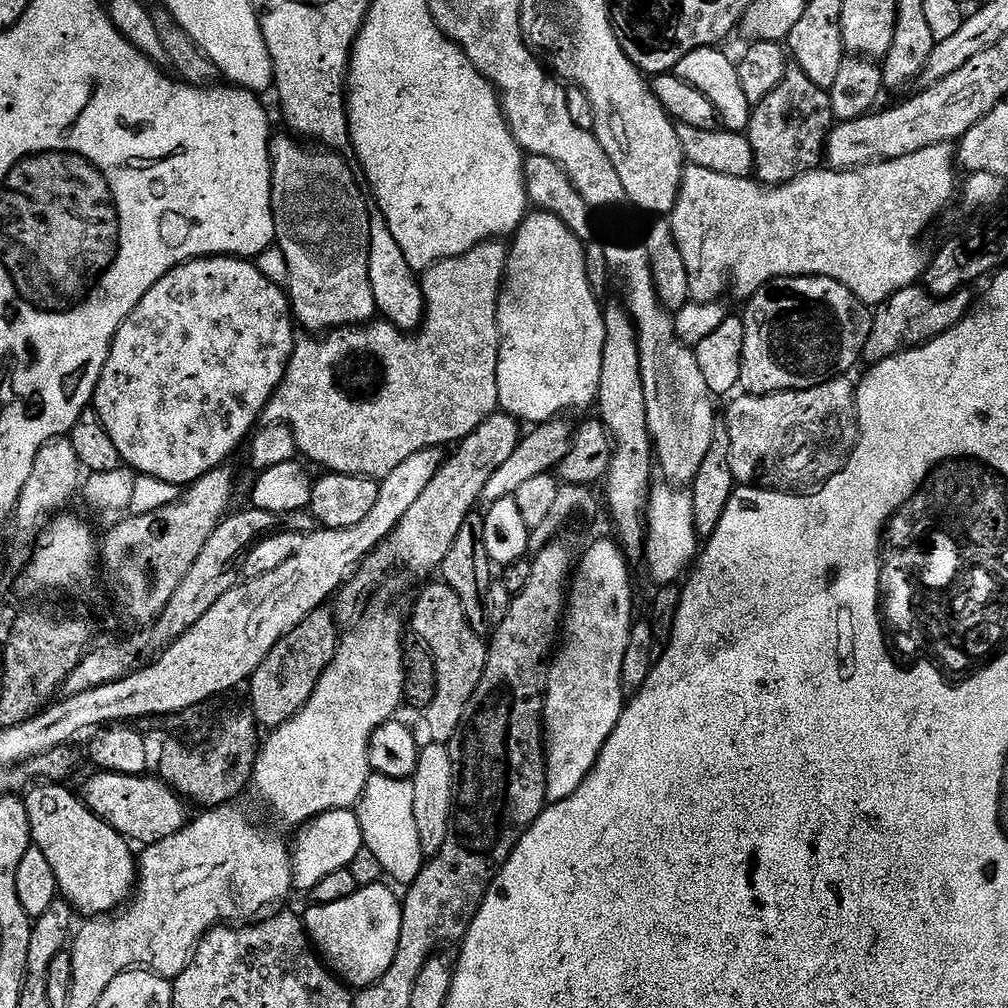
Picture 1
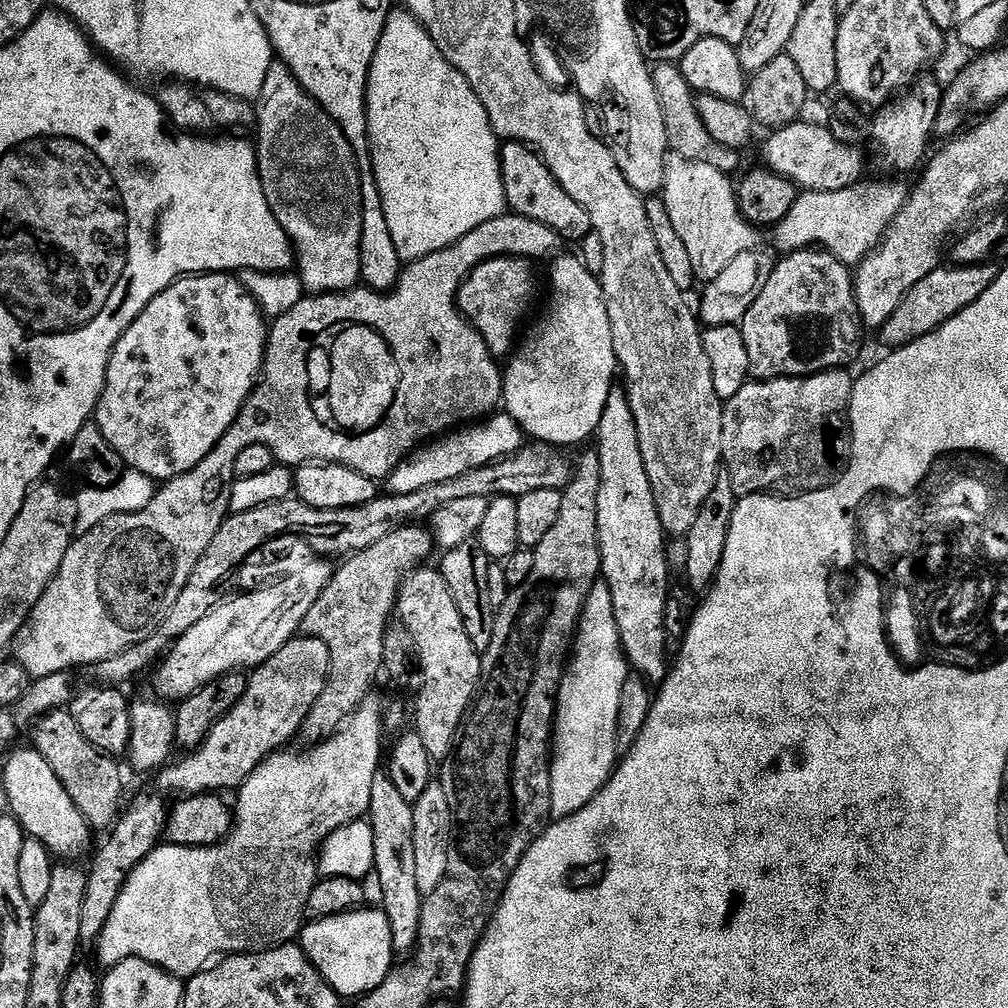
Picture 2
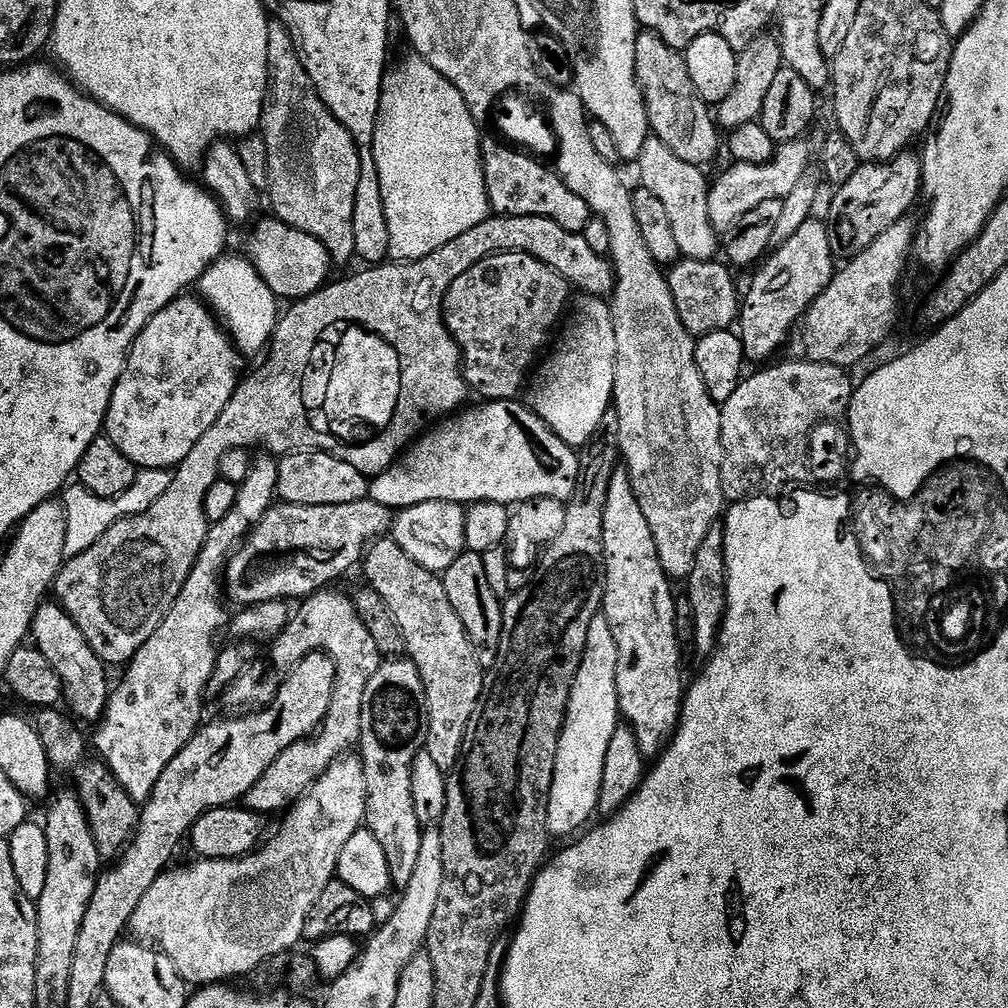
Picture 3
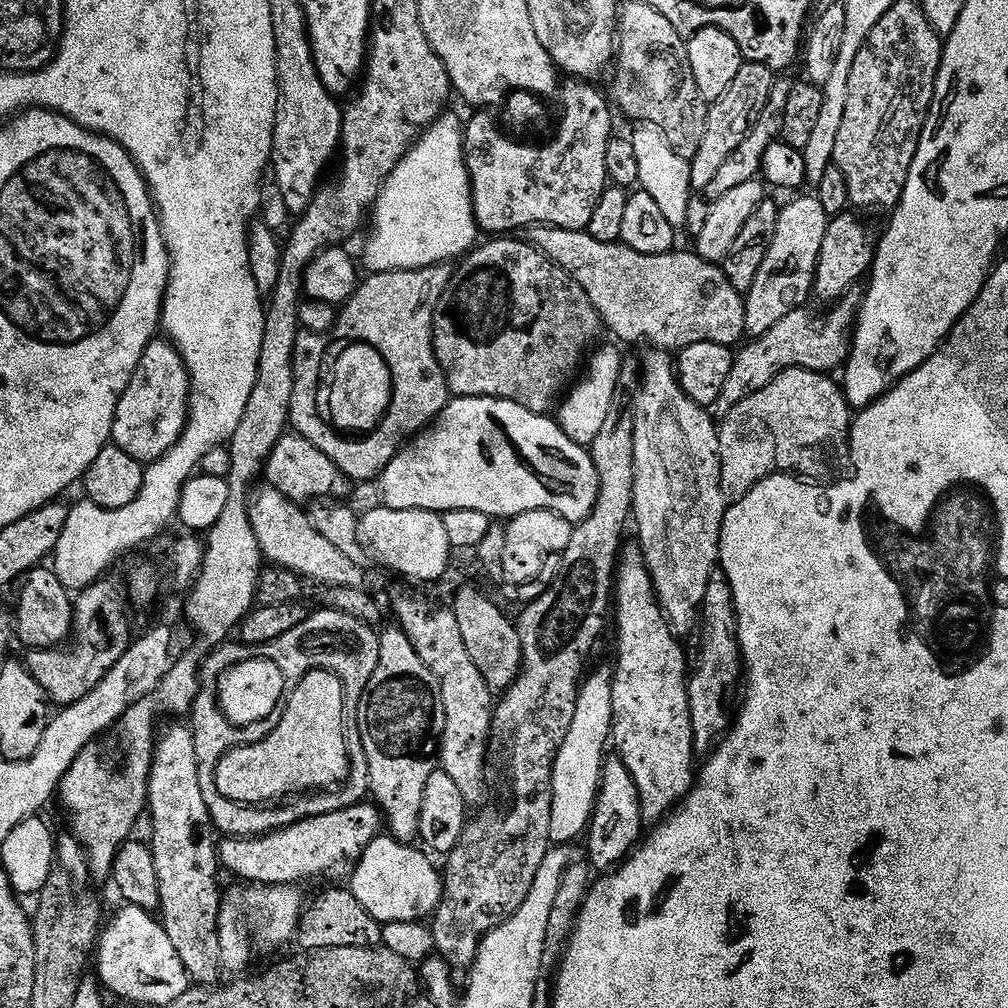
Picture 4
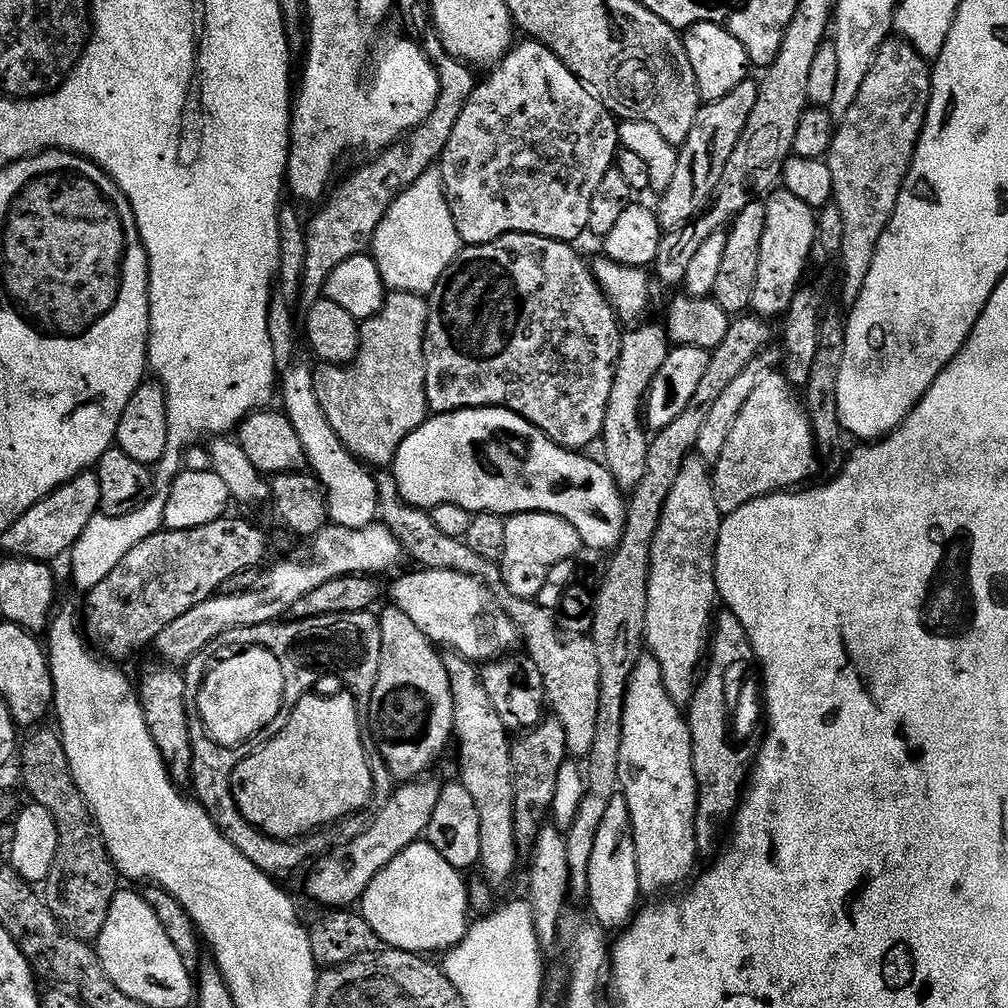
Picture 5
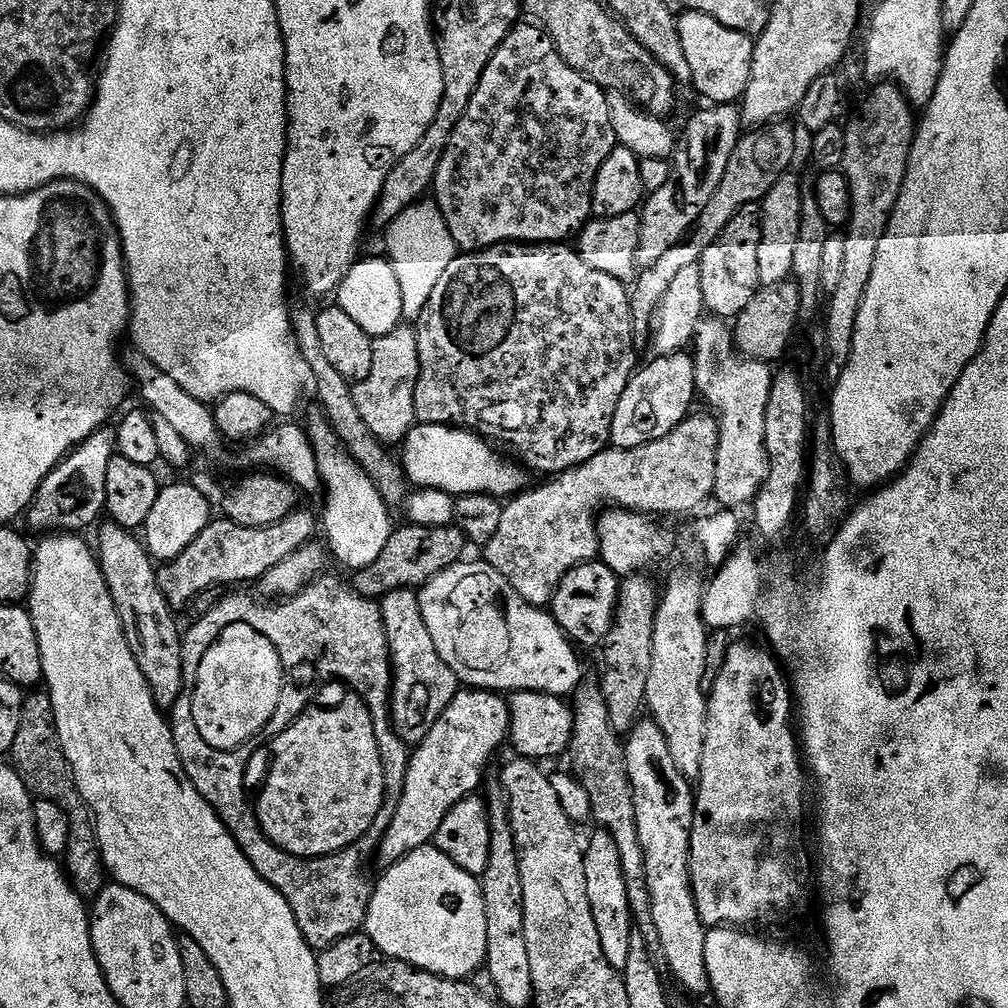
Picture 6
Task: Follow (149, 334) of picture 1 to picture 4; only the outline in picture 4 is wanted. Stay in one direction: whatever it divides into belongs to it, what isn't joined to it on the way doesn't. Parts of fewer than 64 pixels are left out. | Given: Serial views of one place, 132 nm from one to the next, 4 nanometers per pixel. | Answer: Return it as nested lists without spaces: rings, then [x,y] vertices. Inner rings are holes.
[[[164,338],[152,339],[138,362],[136,373],[120,396],[114,414],[111,443],[126,450],[130,458],[145,466],[165,456],[184,433],[188,421],[186,392],[180,389],[180,380],[182,384],[185,376],[186,369],[176,345]]]

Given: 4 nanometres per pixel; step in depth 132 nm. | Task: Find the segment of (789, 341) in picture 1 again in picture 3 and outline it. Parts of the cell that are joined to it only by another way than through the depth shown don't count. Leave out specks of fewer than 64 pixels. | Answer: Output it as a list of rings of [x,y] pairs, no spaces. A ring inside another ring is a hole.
[[[823,219],[808,220],[775,251],[755,269],[756,277],[748,293],[745,291],[742,296],[738,335],[744,344],[744,359],[748,362],[771,361],[771,356],[783,344],[785,347],[789,343],[800,319],[808,313],[809,306],[816,301],[818,294],[826,290],[838,268],[830,250],[828,226]]]

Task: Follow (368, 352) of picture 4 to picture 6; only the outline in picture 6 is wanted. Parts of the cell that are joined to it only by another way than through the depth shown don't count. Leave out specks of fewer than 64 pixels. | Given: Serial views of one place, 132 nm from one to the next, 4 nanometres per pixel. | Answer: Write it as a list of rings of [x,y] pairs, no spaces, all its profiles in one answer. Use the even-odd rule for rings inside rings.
[[[398,327],[390,334],[375,337],[372,345],[374,346],[374,366],[370,366],[370,378],[353,387],[354,406],[358,406],[358,414],[362,414],[362,422],[370,426],[370,430],[379,438],[381,444],[399,445],[408,437],[408,433],[417,423],[414,390],[418,386],[420,359],[416,328]]]

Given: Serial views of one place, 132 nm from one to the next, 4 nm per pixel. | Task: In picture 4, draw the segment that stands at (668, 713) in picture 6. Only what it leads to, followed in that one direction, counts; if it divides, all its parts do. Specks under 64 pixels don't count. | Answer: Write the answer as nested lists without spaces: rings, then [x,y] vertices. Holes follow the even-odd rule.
[[[648,350],[648,353],[642,356],[640,387],[635,389],[634,396],[636,396],[636,401],[633,402],[632,408],[630,407],[634,426],[634,498],[632,499],[634,528],[636,524],[636,532],[640,535],[638,543],[644,550],[644,561],[648,567],[648,573],[652,575],[652,585],[656,587],[656,596],[660,599],[660,609],[664,611],[664,617],[672,625],[672,631],[683,634],[683,632],[690,631],[695,624],[697,627],[698,613],[703,609],[706,598],[706,585],[710,582],[710,574],[717,571],[720,558],[720,531],[724,525],[726,511],[726,501],[722,494],[722,470],[720,469],[720,433],[713,413],[707,408],[700,407],[682,390],[677,365],[667,351]]]

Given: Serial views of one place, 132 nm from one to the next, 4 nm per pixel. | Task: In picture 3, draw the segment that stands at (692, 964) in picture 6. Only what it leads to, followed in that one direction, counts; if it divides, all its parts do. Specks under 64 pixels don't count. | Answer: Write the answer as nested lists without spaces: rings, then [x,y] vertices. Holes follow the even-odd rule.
[[[618,466],[610,478],[610,490],[606,493],[606,514],[602,514],[602,554],[604,555],[604,607],[602,614],[606,622],[610,622],[610,630],[614,634],[614,643],[618,645],[618,706],[623,723],[629,724],[638,740],[638,750],[646,758],[658,758],[672,742],[672,736],[680,724],[680,710],[684,706],[686,695],[686,679],[680,673],[680,640],[676,637],[676,600],[672,597],[673,585],[670,577],[662,570],[662,562],[658,558],[658,546],[654,546],[654,534],[650,531],[650,522],[646,522],[646,514],[642,514],[642,506],[638,506],[638,498],[634,498],[634,488],[630,482],[628,469]]]

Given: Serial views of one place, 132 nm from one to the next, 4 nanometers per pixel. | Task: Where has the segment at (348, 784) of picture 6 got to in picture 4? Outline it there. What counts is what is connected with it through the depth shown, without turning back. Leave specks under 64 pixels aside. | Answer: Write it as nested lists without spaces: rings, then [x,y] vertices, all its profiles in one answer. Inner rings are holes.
[[[314,670],[306,674],[306,678],[302,678],[302,682],[298,682],[298,686],[294,686],[287,693],[286,703],[279,713],[279,718],[280,721],[273,726],[269,736],[265,735],[257,744],[243,744],[241,748],[230,750],[218,762],[216,785],[227,800],[239,804],[264,806],[269,802],[283,801],[293,794],[332,790],[347,781],[352,763],[348,757],[344,733],[344,687],[334,673]]]

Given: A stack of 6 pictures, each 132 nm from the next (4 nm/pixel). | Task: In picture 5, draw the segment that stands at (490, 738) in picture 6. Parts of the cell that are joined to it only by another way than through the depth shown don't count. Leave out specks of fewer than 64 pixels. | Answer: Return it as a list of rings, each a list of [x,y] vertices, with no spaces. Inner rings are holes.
[[[421,778],[401,783],[393,791],[392,797],[385,804],[379,805],[380,813],[373,818],[372,825],[365,832],[358,833],[349,844],[341,848],[333,847],[323,853],[311,865],[313,868],[308,876],[308,892],[318,903],[325,904],[323,907],[328,910],[348,910],[359,905],[370,882],[374,882],[374,878],[378,878],[378,874],[386,870],[386,866],[390,866],[390,862],[394,862],[402,850],[417,843],[427,833],[442,787],[441,781],[432,779]]]

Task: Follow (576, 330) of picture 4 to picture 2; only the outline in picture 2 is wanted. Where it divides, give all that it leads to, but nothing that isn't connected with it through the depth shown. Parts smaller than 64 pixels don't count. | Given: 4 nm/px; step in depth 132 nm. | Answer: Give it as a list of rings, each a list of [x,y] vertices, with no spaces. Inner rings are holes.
[[[499,256],[479,264],[460,284],[456,306],[484,339],[493,357],[507,357],[521,335],[520,323],[536,296],[536,272],[531,267],[535,268],[527,259],[519,256]]]

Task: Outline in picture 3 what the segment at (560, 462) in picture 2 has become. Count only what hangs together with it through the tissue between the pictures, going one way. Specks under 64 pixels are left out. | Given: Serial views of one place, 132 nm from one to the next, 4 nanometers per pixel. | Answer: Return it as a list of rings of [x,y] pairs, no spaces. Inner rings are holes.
[[[371,498],[366,500],[359,500],[358,502],[346,502],[342,506],[298,506],[297,504],[285,504],[283,502],[277,502],[272,505],[272,509],[266,513],[266,515],[262,518],[262,522],[258,522],[258,526],[253,528],[251,532],[248,533],[247,540],[244,541],[243,544],[240,545],[239,548],[236,549],[236,555],[232,557],[228,562],[228,566],[226,569],[226,584],[232,587],[232,602],[233,607],[236,608],[245,608],[252,607],[256,604],[265,604],[270,601],[278,601],[278,600],[291,600],[290,598],[298,598],[297,601],[303,602],[308,599],[308,597],[313,596],[315,592],[323,592],[329,586],[335,585],[332,584],[335,582],[339,576],[344,576],[348,571],[351,570],[352,567],[359,565],[361,561],[364,559],[364,553],[368,551],[369,544],[372,543],[373,540],[379,540],[381,538],[387,537],[389,535],[390,529],[394,523],[394,512],[393,509],[387,508],[386,506],[382,506],[378,502],[374,502]],[[284,552],[296,552],[296,554],[292,555],[286,562],[286,564],[276,564],[272,568],[268,569],[266,574],[258,574],[256,575],[250,582],[250,584],[244,584],[244,575],[248,572],[248,567],[251,566],[252,563],[255,562],[259,556],[268,556],[270,554],[282,554]]]

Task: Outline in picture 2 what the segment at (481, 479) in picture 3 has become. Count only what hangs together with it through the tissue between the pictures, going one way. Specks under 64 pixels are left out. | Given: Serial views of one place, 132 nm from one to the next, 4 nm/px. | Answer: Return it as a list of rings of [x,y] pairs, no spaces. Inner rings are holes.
[[[493,414],[471,426],[461,427],[453,430],[423,446],[417,447],[394,471],[386,477],[387,491],[393,496],[398,494],[414,494],[414,490],[422,490],[426,486],[434,486],[442,482],[450,482],[450,478],[458,478],[472,470],[484,468],[488,464],[493,464],[496,460],[503,460],[506,456],[513,456],[520,451],[525,443],[526,437],[520,428],[506,414]]]

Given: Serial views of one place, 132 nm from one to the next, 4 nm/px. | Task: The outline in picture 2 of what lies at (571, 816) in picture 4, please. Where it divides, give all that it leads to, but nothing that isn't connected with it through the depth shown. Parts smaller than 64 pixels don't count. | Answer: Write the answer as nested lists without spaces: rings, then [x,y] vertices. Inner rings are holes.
[[[598,582],[590,590],[576,628],[574,643],[570,649],[564,677],[556,692],[556,714],[554,735],[550,745],[550,767],[552,770],[552,816],[573,816],[582,810],[604,789],[617,763],[616,727],[618,726],[618,702],[622,698],[622,686],[630,675],[627,660],[620,646],[618,622],[614,618],[614,598],[610,598],[607,584]]]

